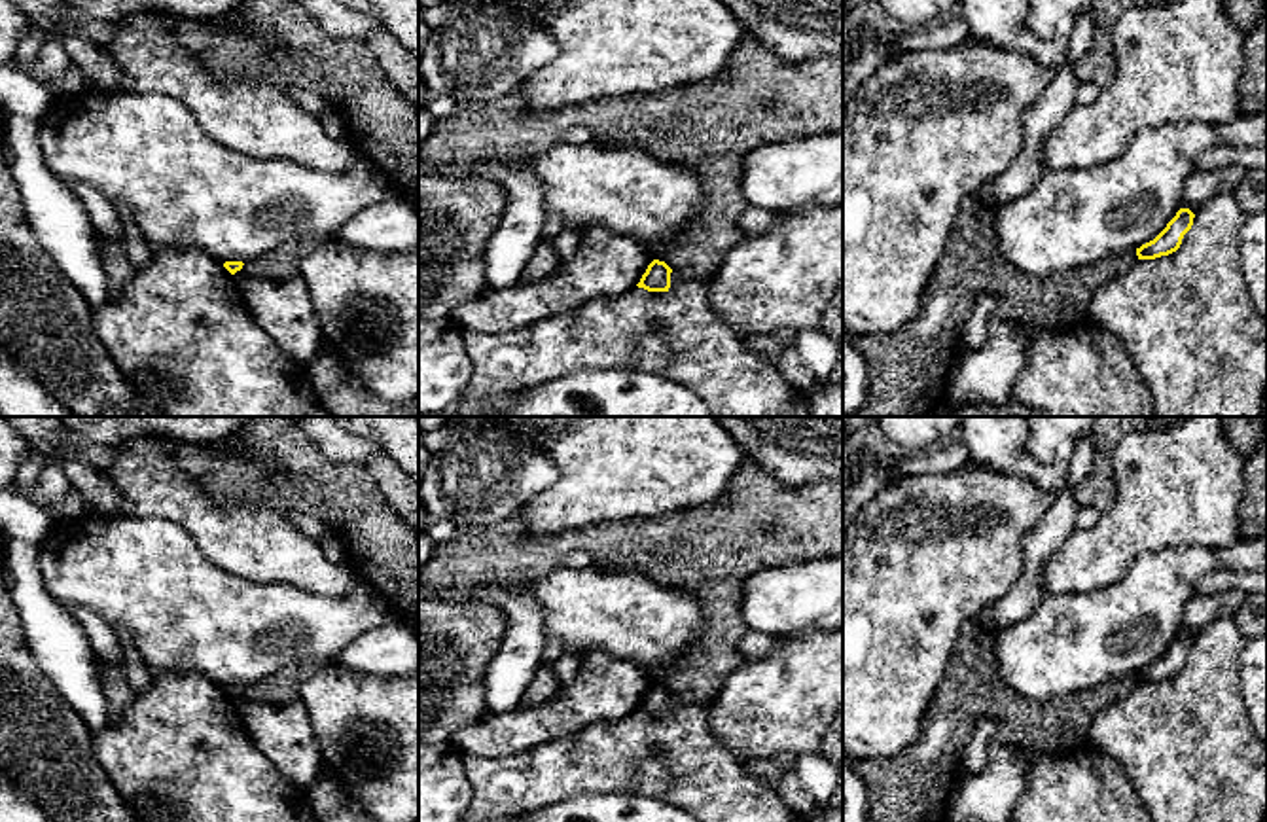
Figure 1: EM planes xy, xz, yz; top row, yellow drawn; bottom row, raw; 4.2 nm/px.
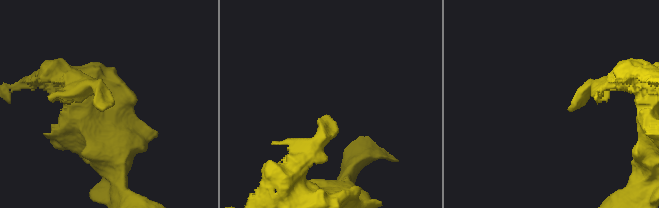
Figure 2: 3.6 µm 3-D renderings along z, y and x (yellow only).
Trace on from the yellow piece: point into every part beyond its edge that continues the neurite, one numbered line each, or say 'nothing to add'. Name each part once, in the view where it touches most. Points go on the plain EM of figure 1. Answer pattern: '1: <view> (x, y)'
nothing to add

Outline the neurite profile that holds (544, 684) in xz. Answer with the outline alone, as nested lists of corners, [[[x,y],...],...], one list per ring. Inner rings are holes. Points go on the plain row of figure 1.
[[[540,665],[532,684],[525,691],[519,706],[532,706],[547,701],[561,684],[557,682],[553,665]]]

